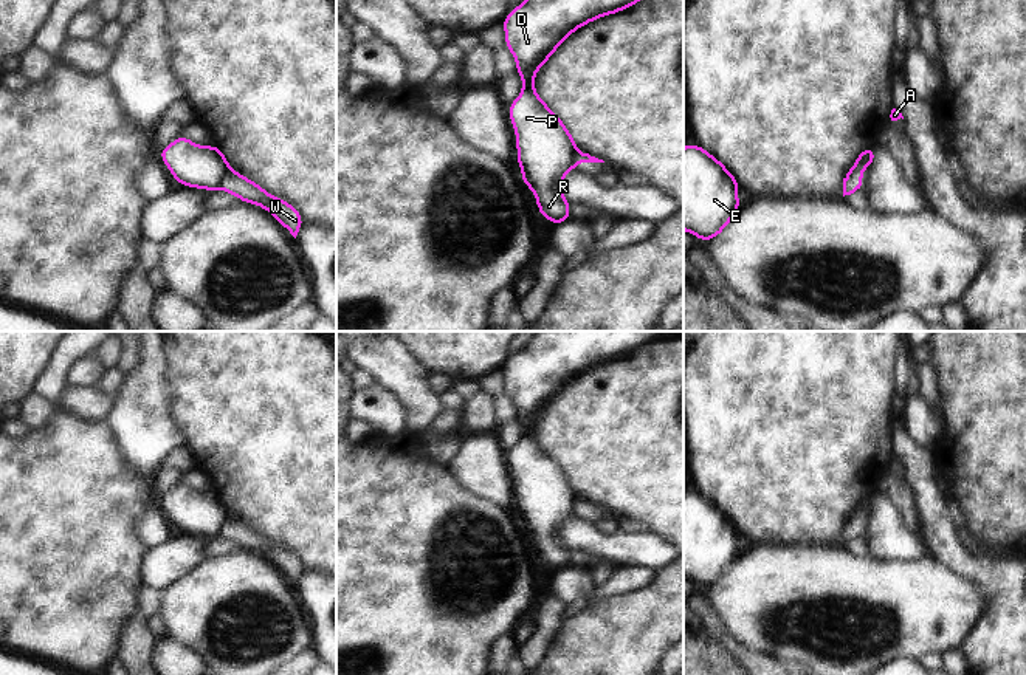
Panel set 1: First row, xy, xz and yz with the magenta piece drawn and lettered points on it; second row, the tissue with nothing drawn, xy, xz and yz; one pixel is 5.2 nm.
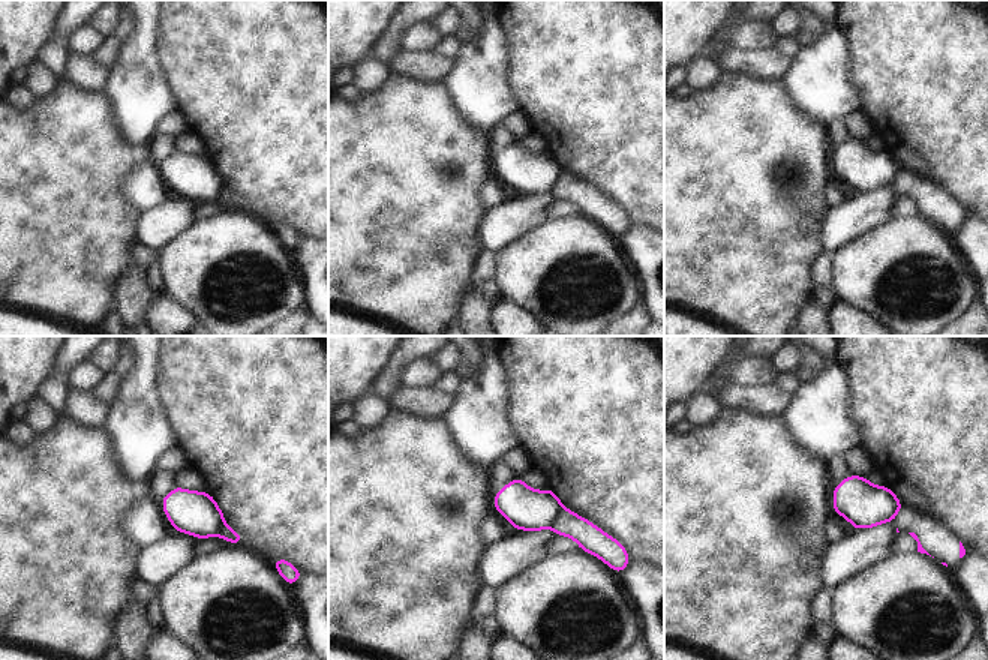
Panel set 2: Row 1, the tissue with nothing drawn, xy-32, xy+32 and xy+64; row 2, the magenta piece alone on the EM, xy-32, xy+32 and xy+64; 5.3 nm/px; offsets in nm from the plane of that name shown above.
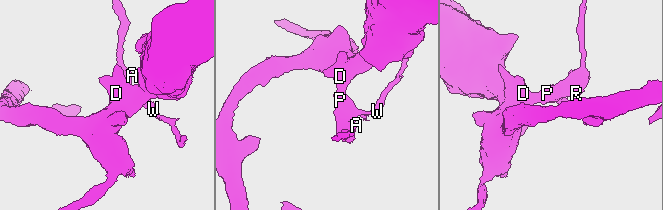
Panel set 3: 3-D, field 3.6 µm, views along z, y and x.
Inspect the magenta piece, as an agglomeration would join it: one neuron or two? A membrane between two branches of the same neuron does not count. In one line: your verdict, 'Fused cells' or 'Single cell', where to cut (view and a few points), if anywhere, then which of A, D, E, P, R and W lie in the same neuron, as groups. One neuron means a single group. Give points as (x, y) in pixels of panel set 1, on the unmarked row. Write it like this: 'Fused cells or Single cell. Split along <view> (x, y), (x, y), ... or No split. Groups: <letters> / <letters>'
Fused cells. Split along xy (230, 514), (217, 534). Groups: A D E P R / W

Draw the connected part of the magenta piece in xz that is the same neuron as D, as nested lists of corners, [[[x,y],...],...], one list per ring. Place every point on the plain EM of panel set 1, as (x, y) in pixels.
[[[539,331],[502,367],[505,395],[513,401],[516,420],[522,426],[519,443],[508,451],[508,464],[516,483],[516,508],[522,517],[522,529],[536,543],[536,554],[547,568],[561,571],[570,567],[570,550],[563,540],[563,526],[575,516],[573,502],[578,494],[566,471],[535,438],[536,420],[581,373],[621,359],[652,341],[680,334],[682,331]]]

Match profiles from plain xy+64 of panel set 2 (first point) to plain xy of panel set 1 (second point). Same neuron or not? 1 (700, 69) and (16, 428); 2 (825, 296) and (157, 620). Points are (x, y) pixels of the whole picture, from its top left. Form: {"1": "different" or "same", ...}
{"1": "different", "2": "same"}

